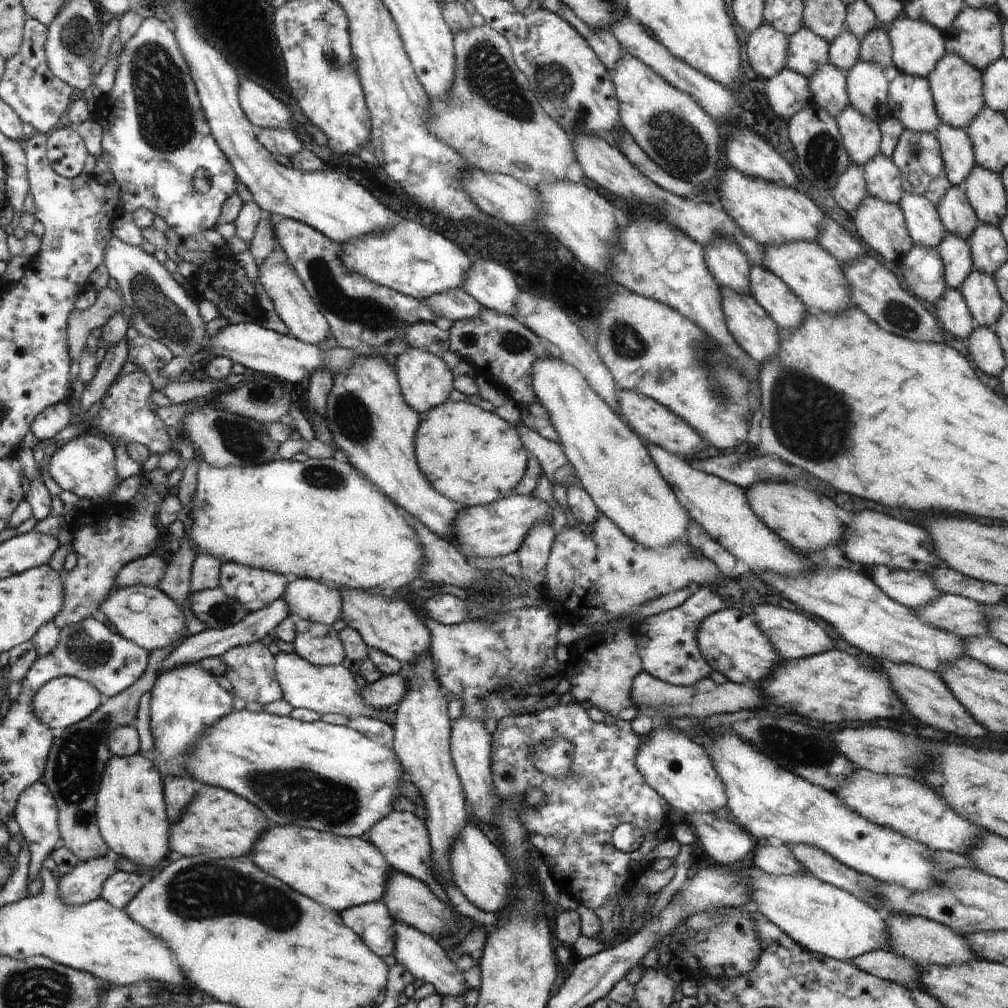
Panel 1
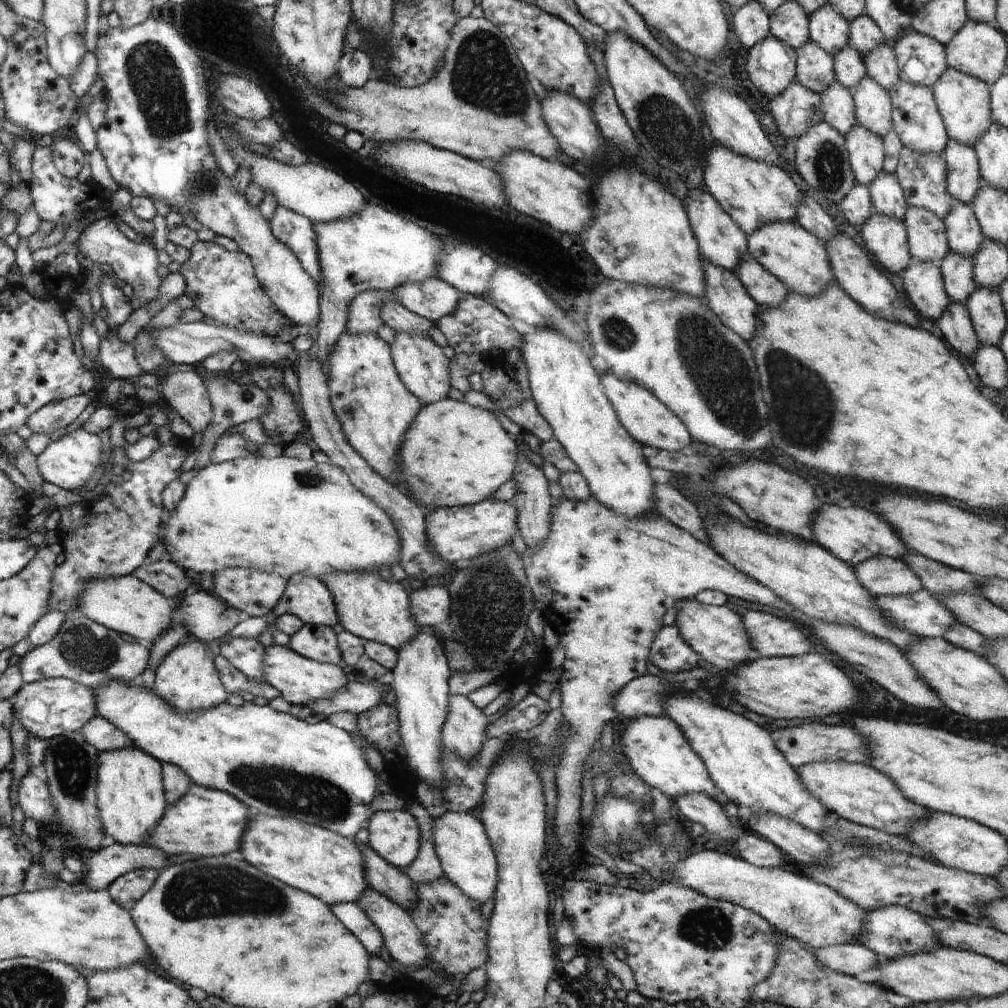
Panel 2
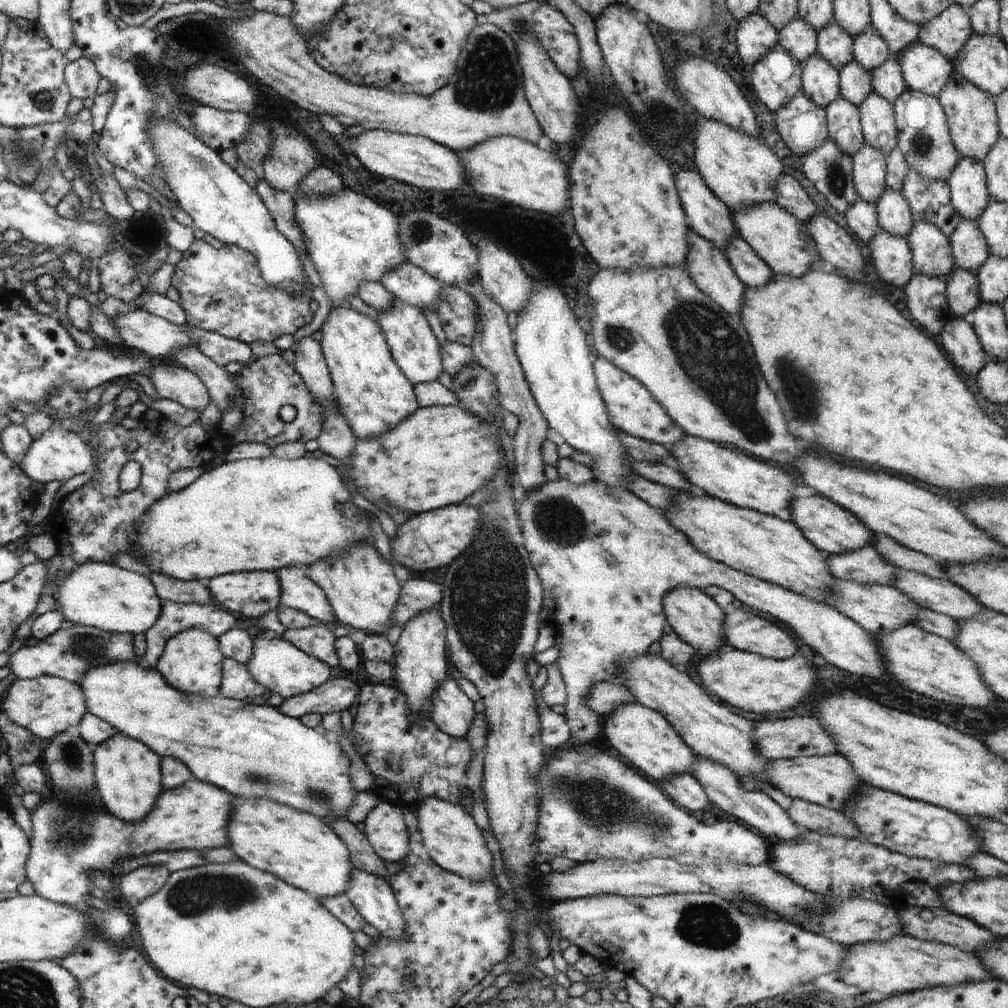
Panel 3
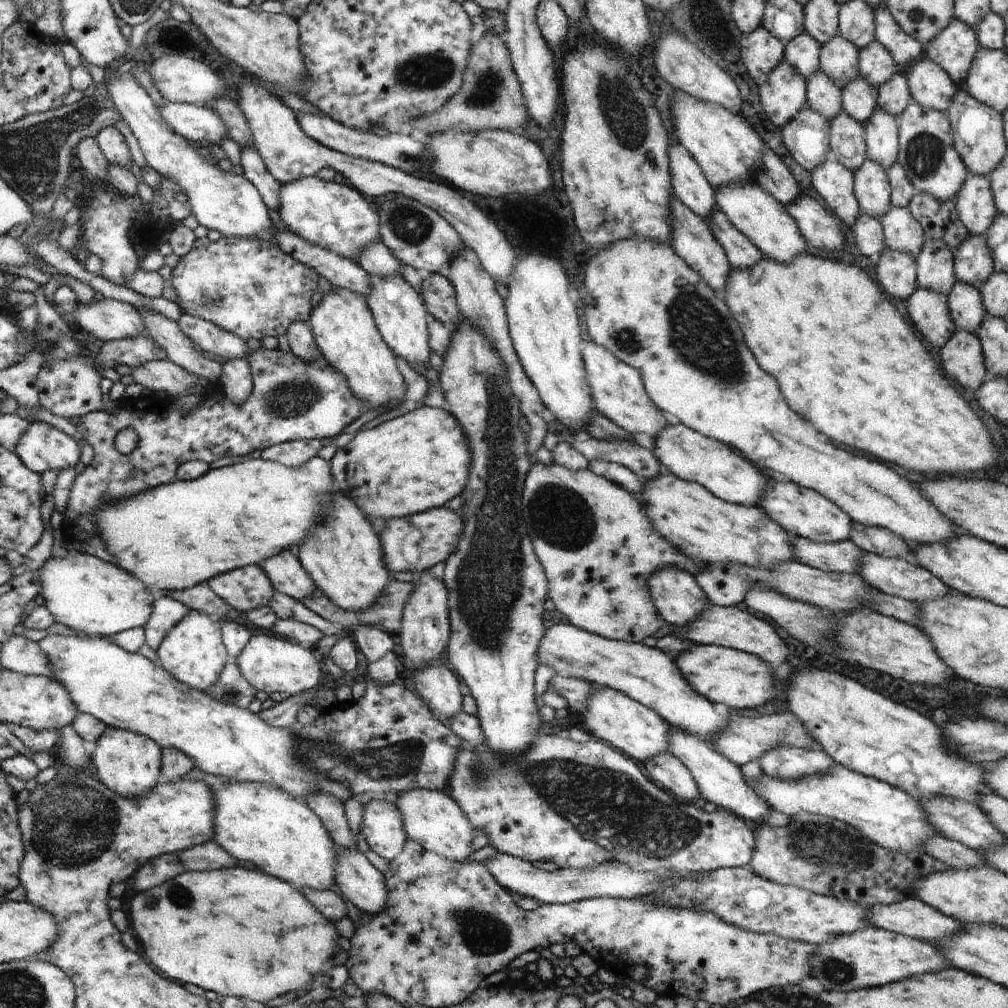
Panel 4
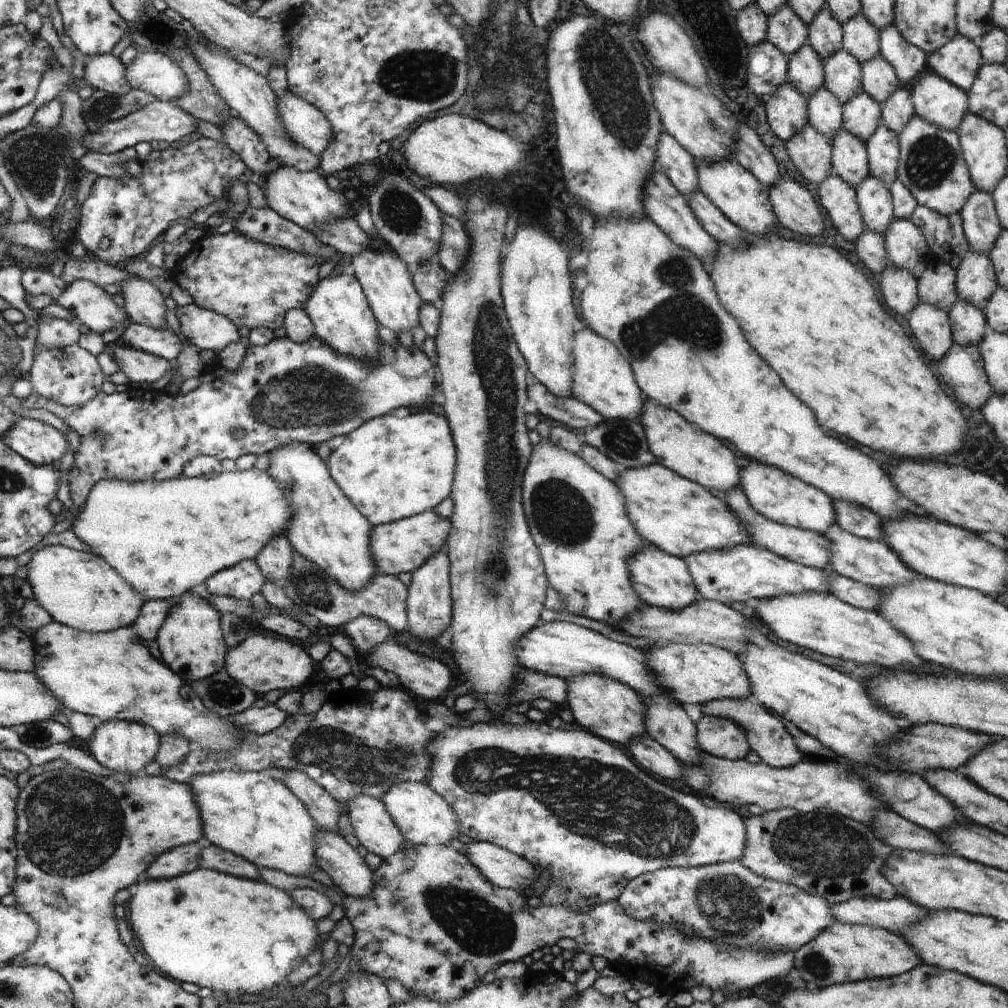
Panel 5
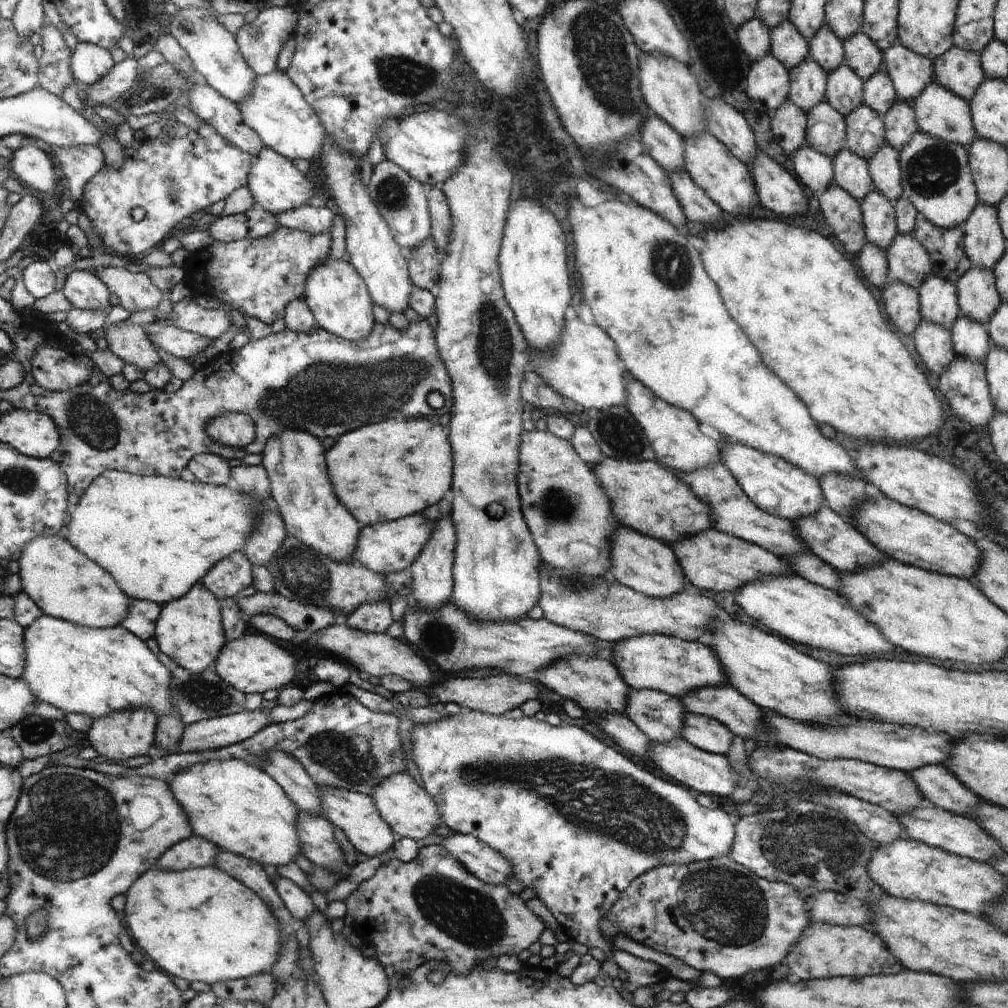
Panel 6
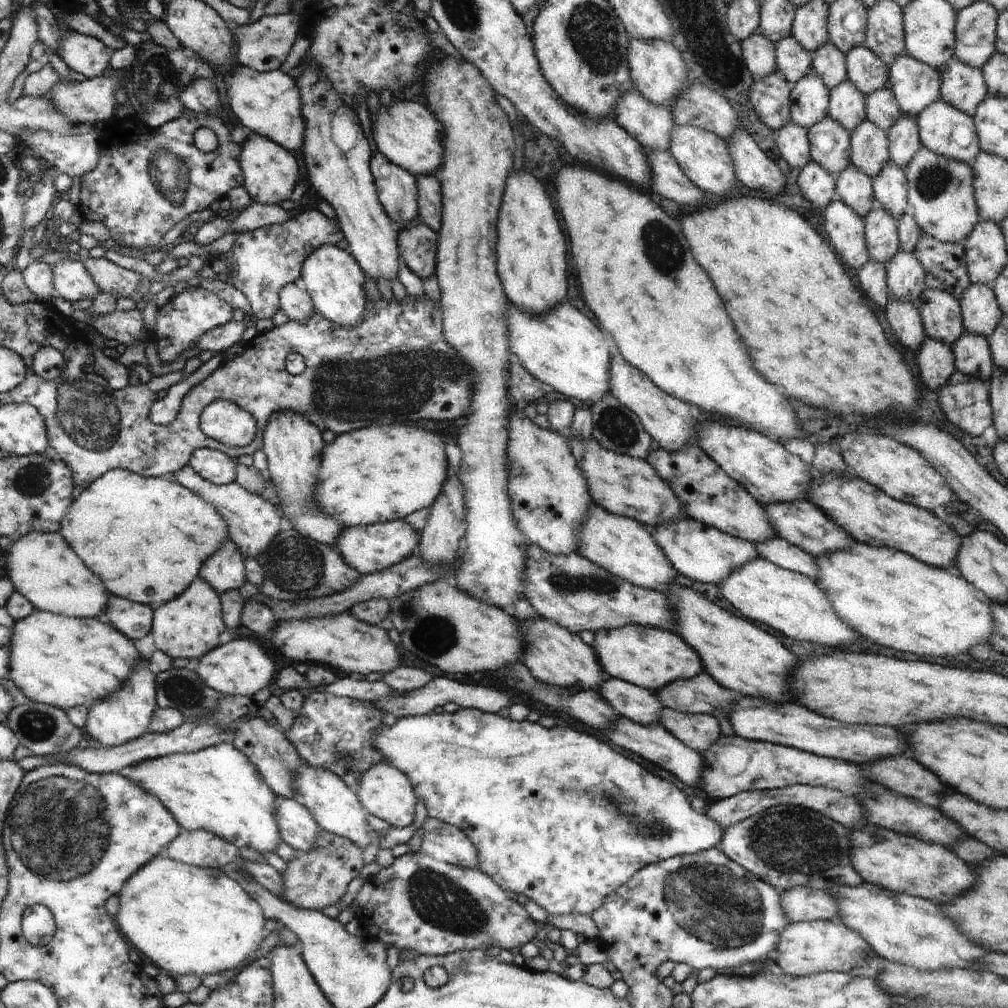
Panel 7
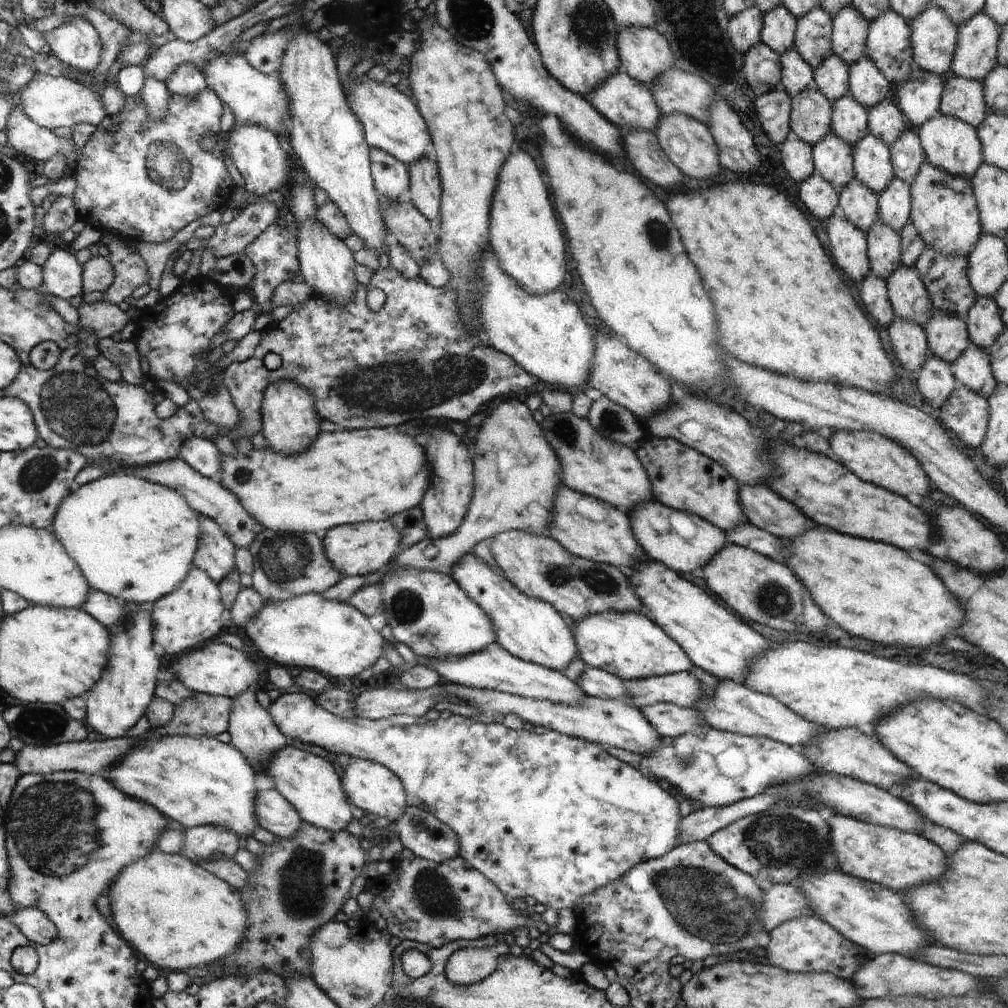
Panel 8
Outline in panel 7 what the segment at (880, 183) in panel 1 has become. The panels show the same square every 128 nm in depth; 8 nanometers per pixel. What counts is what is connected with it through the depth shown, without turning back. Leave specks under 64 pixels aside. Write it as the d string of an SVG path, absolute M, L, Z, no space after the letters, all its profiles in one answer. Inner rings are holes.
M897 251L885 264L888 292L895 299L909 300L911 304L920 298L927 283L921 263L911 252Z

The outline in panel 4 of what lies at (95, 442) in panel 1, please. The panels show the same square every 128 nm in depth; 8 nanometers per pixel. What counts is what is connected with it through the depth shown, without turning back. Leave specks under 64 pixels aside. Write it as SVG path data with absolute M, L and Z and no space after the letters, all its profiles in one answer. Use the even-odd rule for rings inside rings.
M32 421L17 437L14 453L19 460L32 471L43 474L45 470L61 470L67 466L79 466L85 453L82 443L57 428L42 421Z

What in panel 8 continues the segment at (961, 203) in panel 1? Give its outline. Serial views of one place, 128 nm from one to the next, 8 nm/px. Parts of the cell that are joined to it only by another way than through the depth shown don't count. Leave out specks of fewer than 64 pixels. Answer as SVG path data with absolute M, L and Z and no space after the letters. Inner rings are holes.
M975 297L963 322L971 345L987 350L1003 332L1004 324L991 297Z

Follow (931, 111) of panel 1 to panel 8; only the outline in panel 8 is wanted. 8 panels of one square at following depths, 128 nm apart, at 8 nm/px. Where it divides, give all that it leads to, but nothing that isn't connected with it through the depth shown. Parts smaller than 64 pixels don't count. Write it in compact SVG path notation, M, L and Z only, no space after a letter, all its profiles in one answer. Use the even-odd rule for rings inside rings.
M927 161L919 165L915 178L908 186L910 192L909 224L915 229L924 244L946 257L966 256L970 253L975 241L982 233L976 202L971 192L969 179L952 177L947 173L933 168Z

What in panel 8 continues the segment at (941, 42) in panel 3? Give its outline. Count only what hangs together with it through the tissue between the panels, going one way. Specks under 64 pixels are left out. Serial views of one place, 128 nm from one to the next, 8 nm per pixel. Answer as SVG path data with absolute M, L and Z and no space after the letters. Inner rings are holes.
M950 73L943 80L938 112L976 129L987 112L981 82L956 77Z

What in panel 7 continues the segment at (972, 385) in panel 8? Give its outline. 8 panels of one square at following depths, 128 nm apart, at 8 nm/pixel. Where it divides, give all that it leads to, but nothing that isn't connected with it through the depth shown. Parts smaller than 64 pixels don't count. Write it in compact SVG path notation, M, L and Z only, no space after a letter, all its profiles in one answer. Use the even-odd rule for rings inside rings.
M964 330L950 349L954 356L955 371L972 379L979 379L987 385L994 364L986 339Z

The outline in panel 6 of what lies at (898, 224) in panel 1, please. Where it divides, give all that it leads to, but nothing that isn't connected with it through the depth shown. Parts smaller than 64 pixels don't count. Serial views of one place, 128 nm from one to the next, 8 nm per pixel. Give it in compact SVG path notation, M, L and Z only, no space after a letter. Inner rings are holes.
M887 283L881 291L881 300L887 318L895 324L895 328L912 336L922 320L918 311L917 293L901 283Z

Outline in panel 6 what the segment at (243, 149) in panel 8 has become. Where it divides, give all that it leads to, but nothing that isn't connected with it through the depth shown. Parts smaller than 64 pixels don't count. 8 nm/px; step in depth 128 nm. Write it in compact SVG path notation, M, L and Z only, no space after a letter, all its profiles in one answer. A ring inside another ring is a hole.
M265 145L253 158L246 177L247 187L254 202L272 215L305 207L307 199L314 195L311 193L313 185L305 180L304 175L297 171L291 161Z

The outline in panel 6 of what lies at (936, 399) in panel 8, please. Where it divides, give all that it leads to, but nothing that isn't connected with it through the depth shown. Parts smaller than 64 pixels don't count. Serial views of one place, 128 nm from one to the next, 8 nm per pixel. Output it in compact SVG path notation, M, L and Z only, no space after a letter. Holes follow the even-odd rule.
M921 320L912 337L923 366L935 376L939 376L955 358L947 328Z

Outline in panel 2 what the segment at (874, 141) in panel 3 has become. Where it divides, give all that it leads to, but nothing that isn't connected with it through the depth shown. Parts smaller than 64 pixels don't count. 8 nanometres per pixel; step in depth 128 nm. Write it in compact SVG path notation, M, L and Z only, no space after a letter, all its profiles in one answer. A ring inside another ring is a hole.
M863 77L851 90L855 122L878 137L892 130L888 91L874 80Z

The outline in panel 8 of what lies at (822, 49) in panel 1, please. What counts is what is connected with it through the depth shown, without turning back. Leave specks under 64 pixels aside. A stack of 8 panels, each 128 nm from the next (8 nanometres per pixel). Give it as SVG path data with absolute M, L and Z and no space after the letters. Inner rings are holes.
M831 132L810 147L810 157L815 173L836 192L854 178L851 146Z

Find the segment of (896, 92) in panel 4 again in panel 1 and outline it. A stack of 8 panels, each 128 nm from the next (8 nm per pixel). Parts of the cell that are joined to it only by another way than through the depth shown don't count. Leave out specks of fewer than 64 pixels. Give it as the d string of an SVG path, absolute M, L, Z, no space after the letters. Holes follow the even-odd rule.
M877 26L869 30L865 36L859 38L859 59L862 62L871 62L879 68L889 68L891 65L891 46L886 30Z

